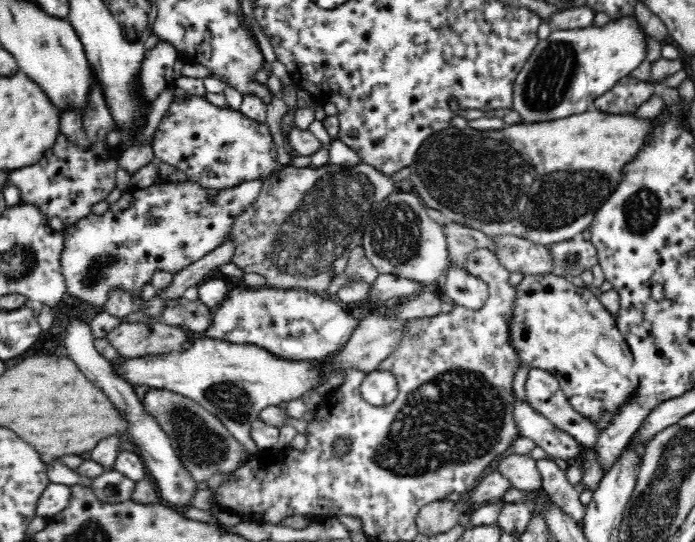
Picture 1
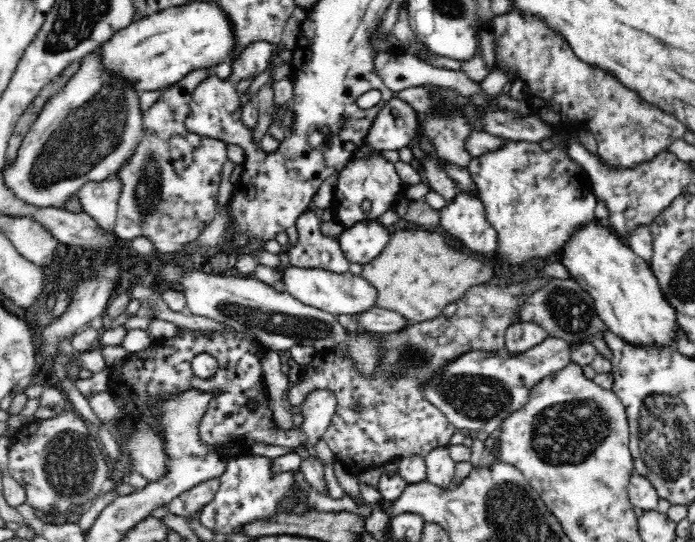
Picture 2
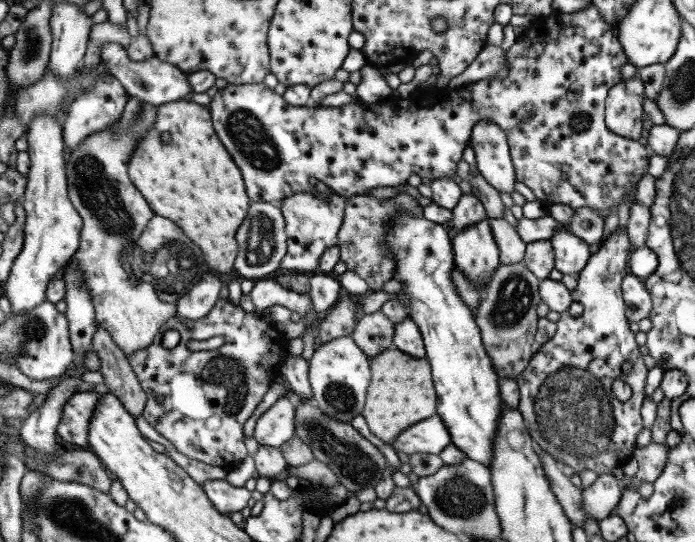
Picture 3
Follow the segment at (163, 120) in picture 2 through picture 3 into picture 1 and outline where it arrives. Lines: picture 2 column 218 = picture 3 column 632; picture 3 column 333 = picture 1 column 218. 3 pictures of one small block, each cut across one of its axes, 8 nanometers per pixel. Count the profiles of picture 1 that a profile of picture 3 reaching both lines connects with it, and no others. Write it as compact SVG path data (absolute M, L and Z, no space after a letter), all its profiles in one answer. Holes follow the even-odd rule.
M175 96L156 128L153 149L155 157L181 170L188 180L207 189L219 191L278 172L276 146L268 125L228 106L218 108L205 97L178 99Z

